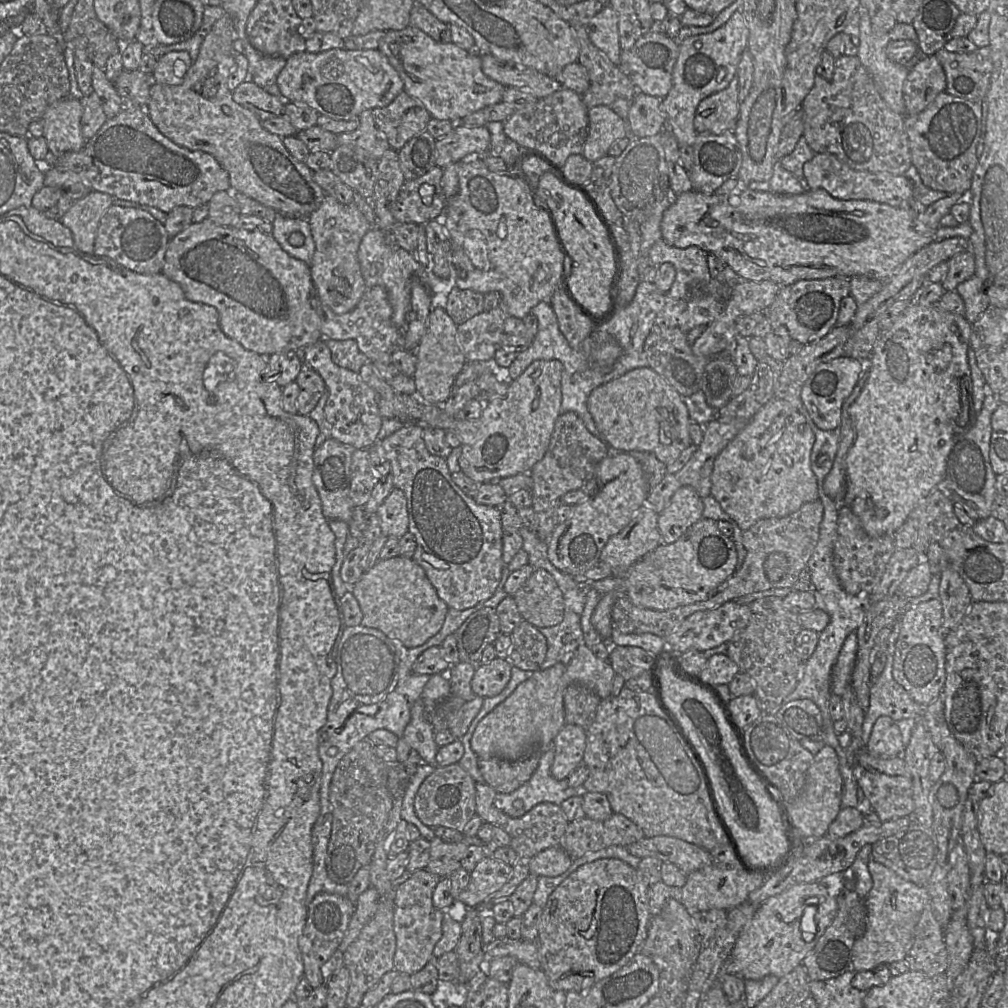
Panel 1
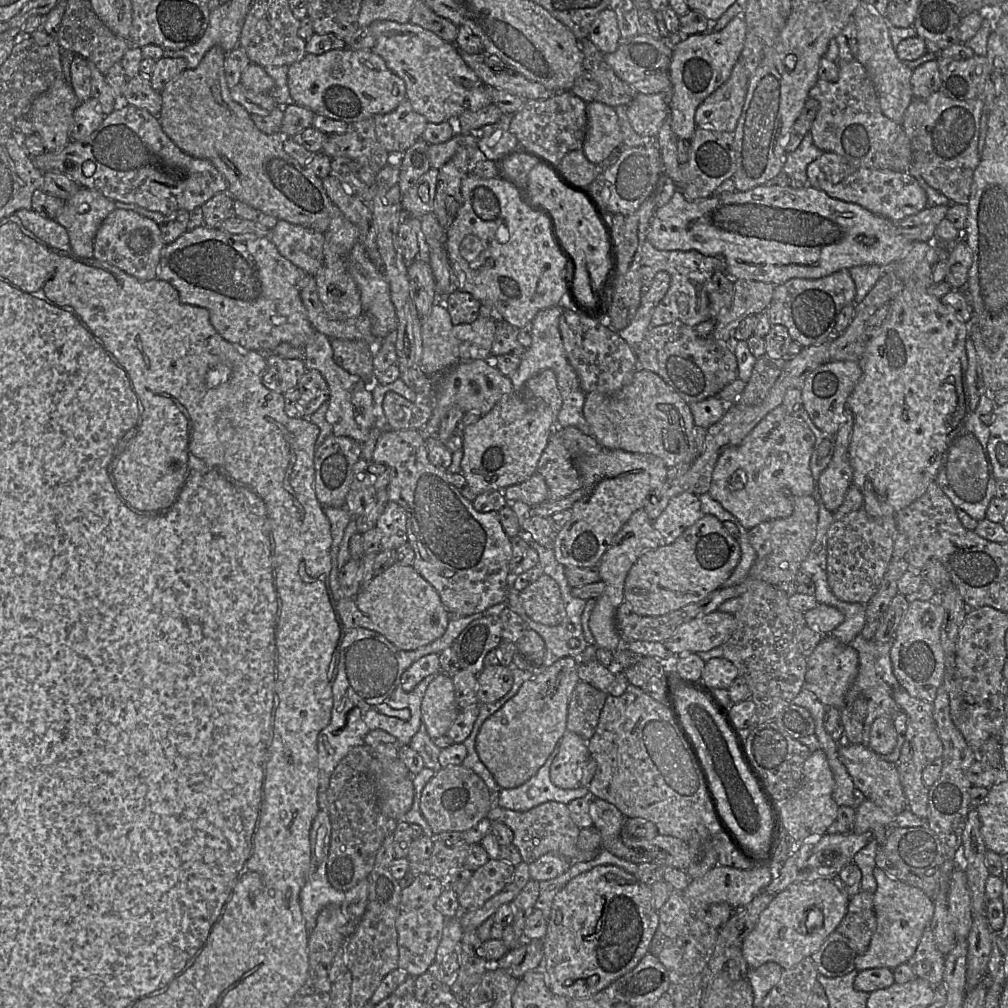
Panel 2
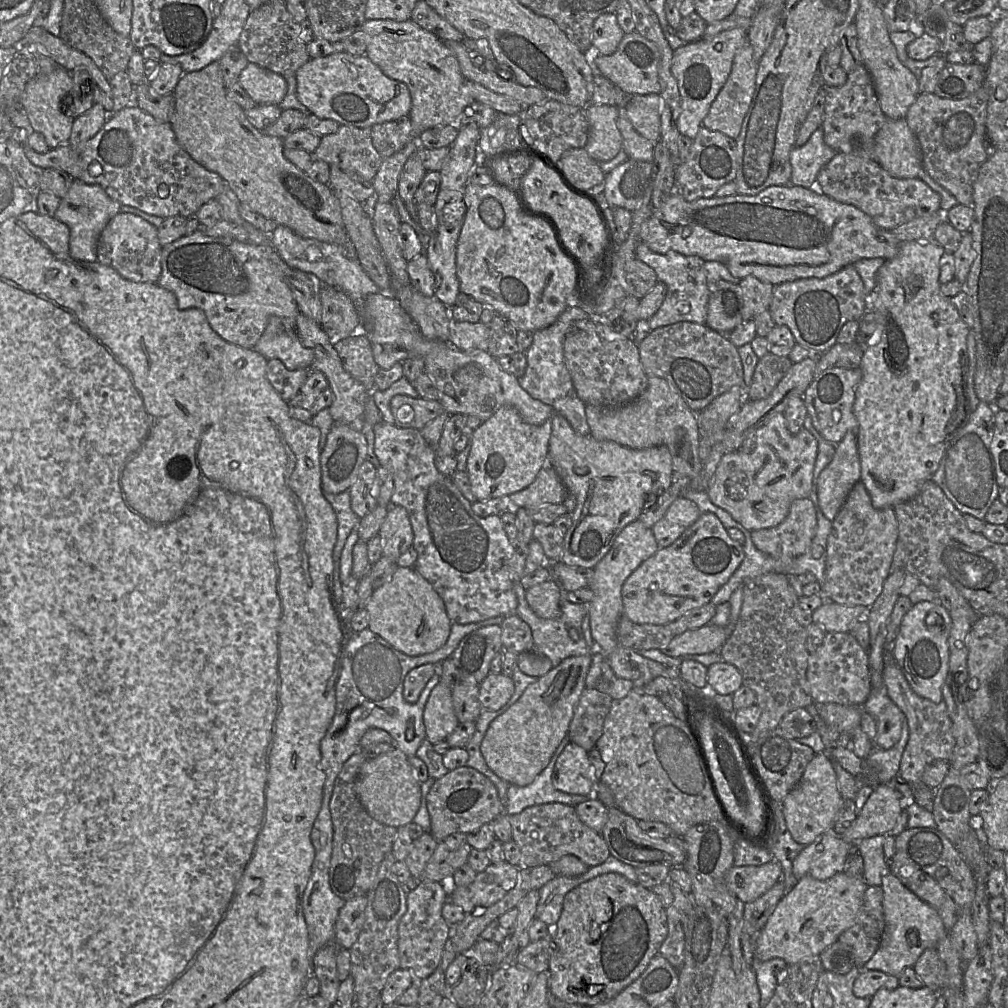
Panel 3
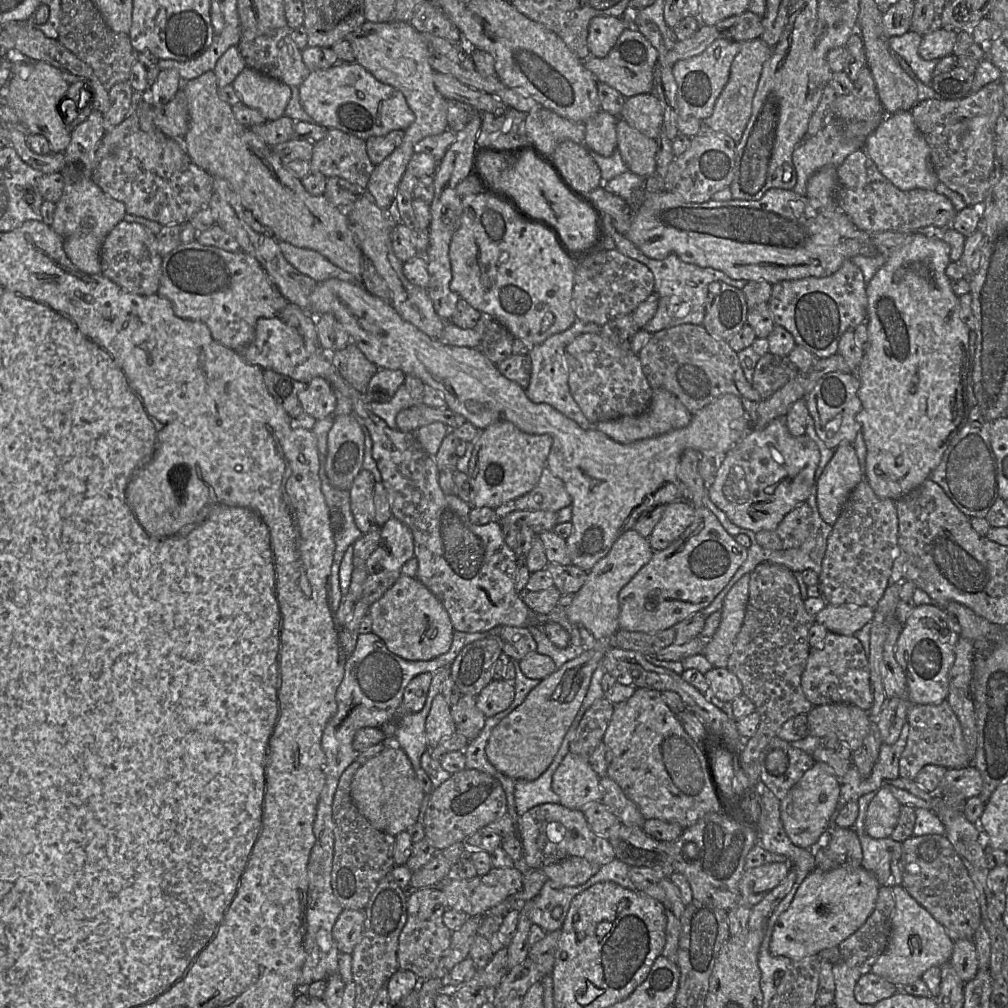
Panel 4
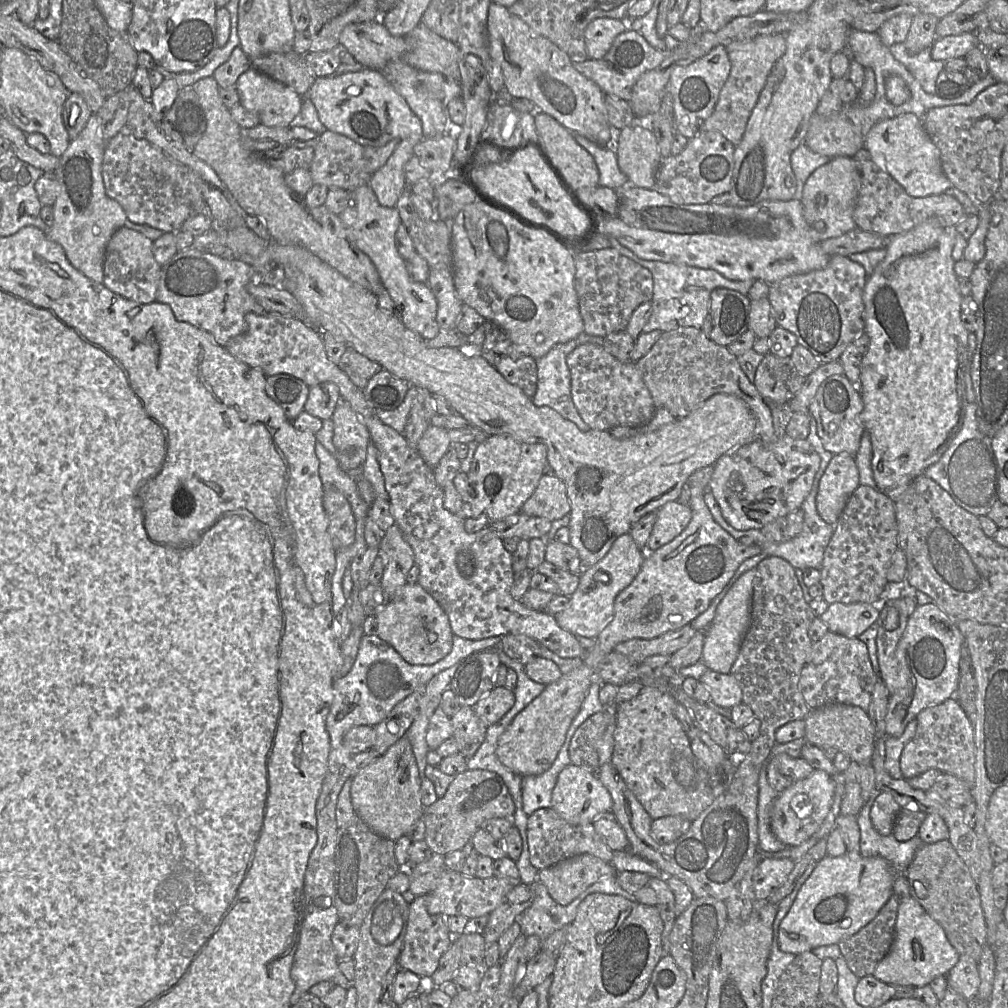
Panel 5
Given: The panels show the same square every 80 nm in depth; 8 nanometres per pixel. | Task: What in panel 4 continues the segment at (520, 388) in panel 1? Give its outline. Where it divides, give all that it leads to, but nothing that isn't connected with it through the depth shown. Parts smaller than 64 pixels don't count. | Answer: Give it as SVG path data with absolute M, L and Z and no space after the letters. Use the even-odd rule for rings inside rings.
M507 420L497 421L480 430L469 461L468 477L473 492L470 507L500 506L531 491L539 482L553 438L549 434L530 434Z

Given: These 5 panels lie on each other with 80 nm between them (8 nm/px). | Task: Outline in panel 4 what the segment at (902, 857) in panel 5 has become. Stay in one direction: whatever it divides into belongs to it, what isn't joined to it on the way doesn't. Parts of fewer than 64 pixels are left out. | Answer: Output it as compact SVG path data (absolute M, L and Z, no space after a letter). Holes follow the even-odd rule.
M876 791L862 795L857 801L859 813L853 829L857 833L862 848L862 867L872 873L881 886L892 886L891 883L891 860L899 862L902 852L902 842L892 837L876 839L869 836L864 829L864 820L869 803L875 796Z

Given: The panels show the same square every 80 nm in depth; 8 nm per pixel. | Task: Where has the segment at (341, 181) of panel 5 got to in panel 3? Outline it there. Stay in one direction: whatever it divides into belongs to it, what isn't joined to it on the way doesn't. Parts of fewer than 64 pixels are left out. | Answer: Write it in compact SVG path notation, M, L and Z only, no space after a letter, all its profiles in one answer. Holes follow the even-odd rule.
M340 126L335 133L322 136L319 146L311 155L312 160L325 161L329 165L339 167L347 174L357 174L366 181L373 180L384 160L373 146L371 127Z

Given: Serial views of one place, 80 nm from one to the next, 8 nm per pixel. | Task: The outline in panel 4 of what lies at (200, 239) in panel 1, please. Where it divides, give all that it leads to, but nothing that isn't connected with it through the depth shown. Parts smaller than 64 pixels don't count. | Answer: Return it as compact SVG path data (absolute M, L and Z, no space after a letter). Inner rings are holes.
M196 240L187 244L180 243L162 257L157 294L171 302L176 316L203 322L209 328L215 341L235 351L241 351L252 342L259 318L278 316L288 303L254 257L242 250L228 252L217 247L202 245Z

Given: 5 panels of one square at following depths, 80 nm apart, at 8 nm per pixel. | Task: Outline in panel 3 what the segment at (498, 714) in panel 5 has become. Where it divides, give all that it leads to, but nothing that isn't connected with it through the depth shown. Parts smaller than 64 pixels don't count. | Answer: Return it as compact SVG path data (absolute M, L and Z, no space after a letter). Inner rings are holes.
M489 673L479 684L478 699L483 709L499 710L511 698L515 690L512 677L503 673Z

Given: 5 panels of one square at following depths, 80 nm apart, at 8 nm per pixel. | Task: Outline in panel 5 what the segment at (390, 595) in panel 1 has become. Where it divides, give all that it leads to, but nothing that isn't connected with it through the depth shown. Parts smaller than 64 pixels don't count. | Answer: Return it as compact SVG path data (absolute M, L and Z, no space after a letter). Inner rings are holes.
M418 583L405 584L375 615L376 635L393 647L410 665L432 665L446 657L453 646L450 621L439 603Z

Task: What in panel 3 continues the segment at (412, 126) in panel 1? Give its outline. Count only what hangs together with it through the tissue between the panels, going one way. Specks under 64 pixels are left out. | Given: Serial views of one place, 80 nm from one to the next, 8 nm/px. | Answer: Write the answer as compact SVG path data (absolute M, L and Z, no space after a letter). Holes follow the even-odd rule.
M409 115L399 119L375 124L371 127L374 148L383 157L390 157L414 140L414 131Z

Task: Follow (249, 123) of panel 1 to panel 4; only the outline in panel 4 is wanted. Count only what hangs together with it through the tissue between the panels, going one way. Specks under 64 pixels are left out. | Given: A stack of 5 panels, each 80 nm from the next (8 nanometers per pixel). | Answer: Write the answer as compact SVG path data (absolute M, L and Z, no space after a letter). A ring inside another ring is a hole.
M213 70L192 80L183 81L182 89L188 102L189 129L181 142L189 158L211 176L225 180L239 197L243 208L268 227L277 241L281 240L299 248L314 250L334 265L354 275L360 282L363 253L349 228L349 221L343 210L331 204L324 195L309 194L302 181L292 174L286 165L283 165L272 147L236 120L232 106L221 100L218 95L219 87Z

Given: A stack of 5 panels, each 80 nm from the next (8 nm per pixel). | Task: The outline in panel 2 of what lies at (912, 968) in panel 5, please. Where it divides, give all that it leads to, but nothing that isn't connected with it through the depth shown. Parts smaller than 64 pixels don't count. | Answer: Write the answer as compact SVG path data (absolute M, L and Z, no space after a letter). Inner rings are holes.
M877 866L874 869L874 877L877 882L874 892L877 924L867 950L855 957L854 964L858 971L883 967L893 970L903 963L908 963L915 954L925 929L931 925L935 911L933 899L921 889L891 877Z

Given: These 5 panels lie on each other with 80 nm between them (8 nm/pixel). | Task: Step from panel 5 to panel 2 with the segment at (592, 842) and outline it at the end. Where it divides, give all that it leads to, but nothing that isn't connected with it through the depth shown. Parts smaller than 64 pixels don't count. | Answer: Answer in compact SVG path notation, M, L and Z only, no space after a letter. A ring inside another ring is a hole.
M491 791L491 808L487 819L506 824L513 832L512 844L517 847L522 860L531 864L541 856L553 853L572 862L589 861L594 859L598 851L582 851L577 847L580 828L573 822L566 804L556 801L542 803L528 811L518 812L498 806L499 792Z

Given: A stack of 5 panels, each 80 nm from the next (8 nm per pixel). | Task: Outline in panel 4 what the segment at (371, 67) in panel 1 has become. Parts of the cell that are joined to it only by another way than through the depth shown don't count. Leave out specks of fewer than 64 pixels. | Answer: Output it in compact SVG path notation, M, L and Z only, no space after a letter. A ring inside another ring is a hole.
M339 62L328 69L311 71L299 86L306 113L326 128L334 128L367 140L393 130L406 130L415 120L401 91L380 82L357 62Z

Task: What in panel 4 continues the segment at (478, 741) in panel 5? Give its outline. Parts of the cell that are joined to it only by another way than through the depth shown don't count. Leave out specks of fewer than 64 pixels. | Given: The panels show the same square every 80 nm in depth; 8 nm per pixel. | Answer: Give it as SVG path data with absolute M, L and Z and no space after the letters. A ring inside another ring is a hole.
M462 695L451 707L452 718L456 732L471 741L475 739L484 727L486 717L476 706L476 697Z

